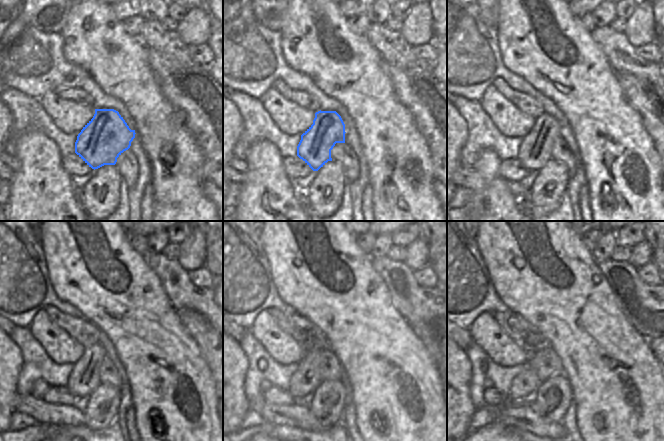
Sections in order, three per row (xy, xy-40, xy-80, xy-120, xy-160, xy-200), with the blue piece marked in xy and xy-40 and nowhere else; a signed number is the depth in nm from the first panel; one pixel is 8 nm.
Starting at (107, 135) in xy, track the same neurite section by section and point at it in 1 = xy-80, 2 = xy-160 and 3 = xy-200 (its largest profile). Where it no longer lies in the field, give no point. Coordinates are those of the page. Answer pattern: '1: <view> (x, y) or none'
1: xy-80 (535, 150)
2: xy-160 (307, 378)
3: xy-200 (527, 381)

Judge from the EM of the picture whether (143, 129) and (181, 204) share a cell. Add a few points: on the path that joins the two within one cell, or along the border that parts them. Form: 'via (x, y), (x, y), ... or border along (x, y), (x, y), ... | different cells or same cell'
via (157, 148), (162, 177), (170, 185) | same cell

